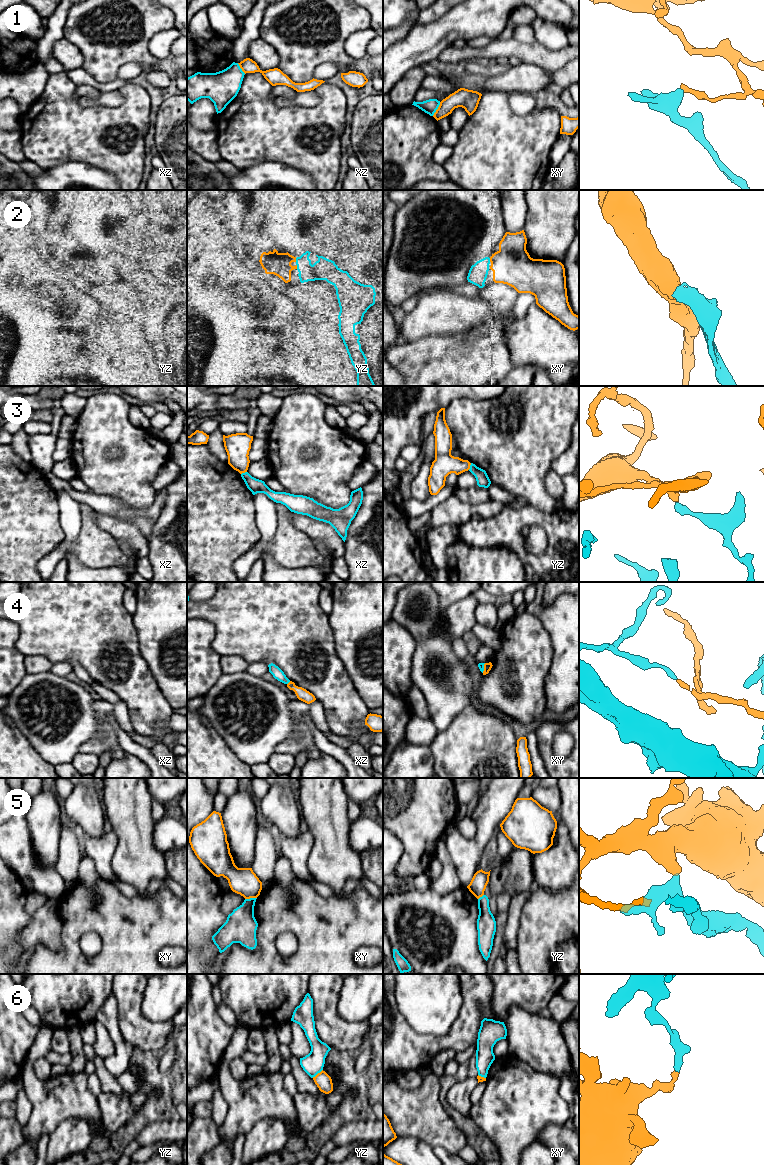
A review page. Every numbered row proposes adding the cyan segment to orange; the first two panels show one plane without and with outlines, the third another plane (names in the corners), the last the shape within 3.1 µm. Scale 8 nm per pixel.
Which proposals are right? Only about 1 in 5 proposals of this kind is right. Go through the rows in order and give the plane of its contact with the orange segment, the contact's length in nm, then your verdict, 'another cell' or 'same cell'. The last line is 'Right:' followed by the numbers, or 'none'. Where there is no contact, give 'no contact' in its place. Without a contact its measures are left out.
1: xy | 130 nm | another cell
2: yz | 40 nm | same cell
3: yz | 60 nm | another cell
4: xz | 40 nm | another cell
5: xy | 100 nm | another cell
6: yz | 110 nm | another cell
Right: 2

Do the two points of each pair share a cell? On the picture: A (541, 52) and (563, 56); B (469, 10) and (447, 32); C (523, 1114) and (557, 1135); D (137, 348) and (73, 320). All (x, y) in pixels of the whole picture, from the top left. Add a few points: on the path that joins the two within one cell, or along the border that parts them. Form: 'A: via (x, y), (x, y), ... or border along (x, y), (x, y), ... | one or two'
A: via (546, 56), (558, 56) | one
B: via (464, 15), (452, 27) | one
C: border along (564, 1124), (548, 1124), (536, 1140) | two
D: border along (92, 297), (99, 307), (97, 319) | two

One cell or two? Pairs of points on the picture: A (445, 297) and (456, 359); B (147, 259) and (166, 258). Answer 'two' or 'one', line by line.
A: two
B: two

